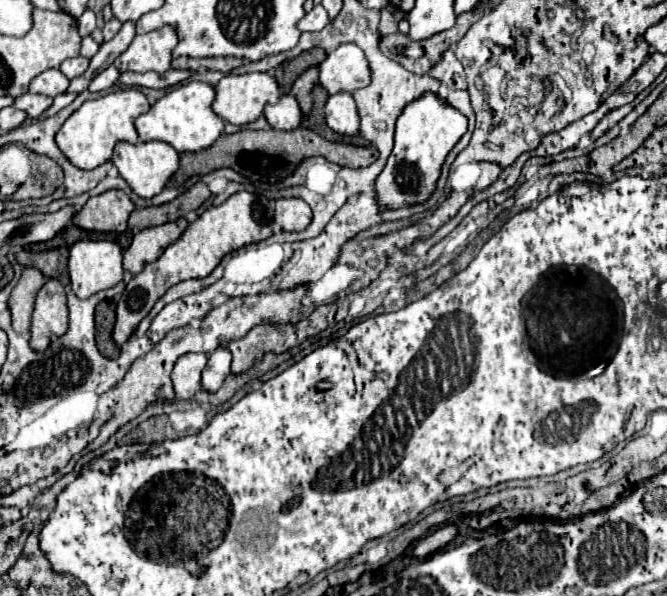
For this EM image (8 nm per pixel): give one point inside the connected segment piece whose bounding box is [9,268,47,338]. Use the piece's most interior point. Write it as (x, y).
(21, 301)

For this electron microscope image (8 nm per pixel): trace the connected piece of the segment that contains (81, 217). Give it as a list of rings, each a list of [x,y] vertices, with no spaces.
[[[107,190],[89,198],[83,210],[73,216],[73,224],[83,230],[125,232],[133,208],[131,198],[123,190]]]

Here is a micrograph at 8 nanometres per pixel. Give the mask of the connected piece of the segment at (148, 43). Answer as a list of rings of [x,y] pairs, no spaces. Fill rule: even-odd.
[[[163,26],[153,32],[135,36],[125,52],[121,52],[113,66],[119,72],[167,72],[171,68],[171,52],[177,46],[177,30]]]

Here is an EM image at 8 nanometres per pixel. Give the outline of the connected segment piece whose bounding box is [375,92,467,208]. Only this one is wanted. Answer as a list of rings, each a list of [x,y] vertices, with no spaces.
[[[425,92],[417,100],[409,102],[395,124],[395,146],[393,152],[377,176],[375,192],[381,208],[401,208],[407,204],[425,202],[435,190],[435,182],[441,174],[441,166],[449,150],[467,132],[467,118],[441,100],[433,92]]]

